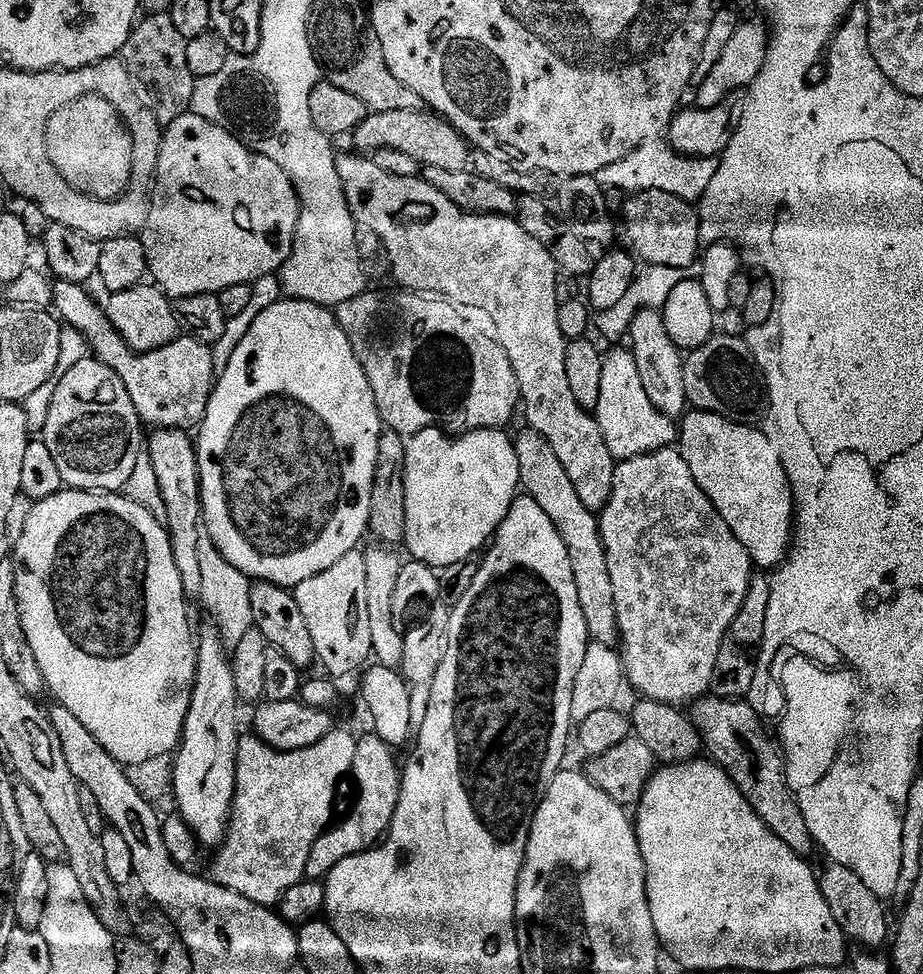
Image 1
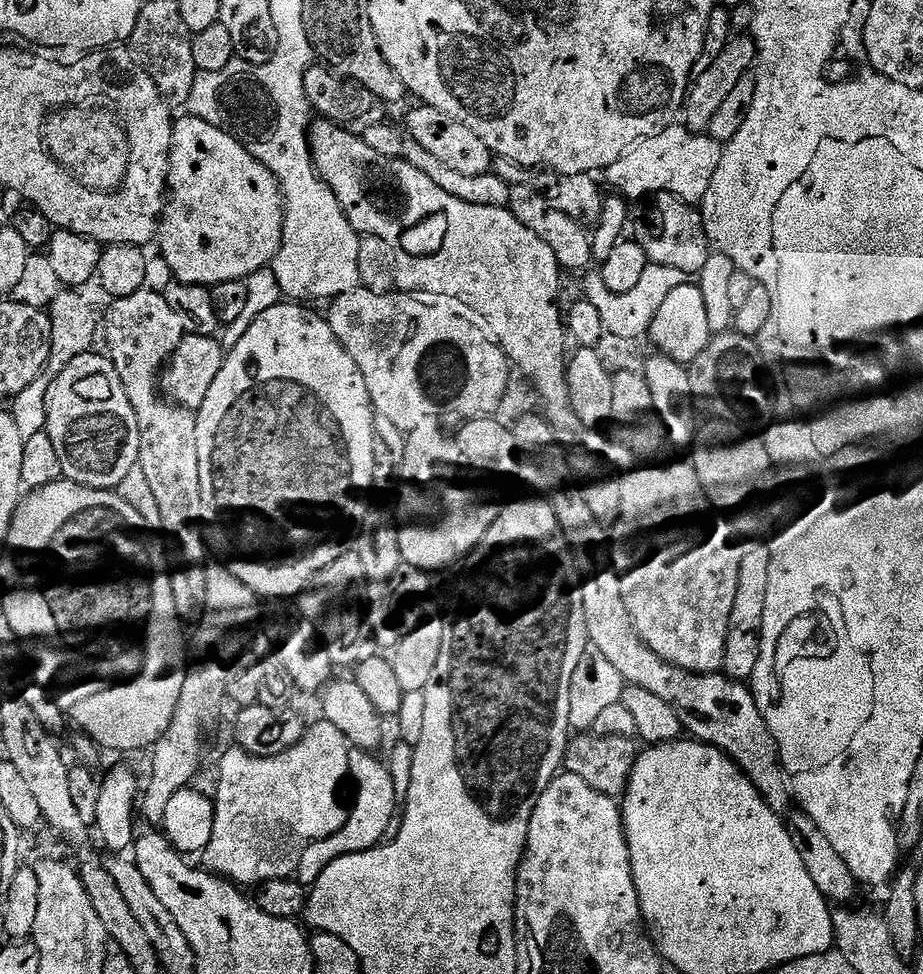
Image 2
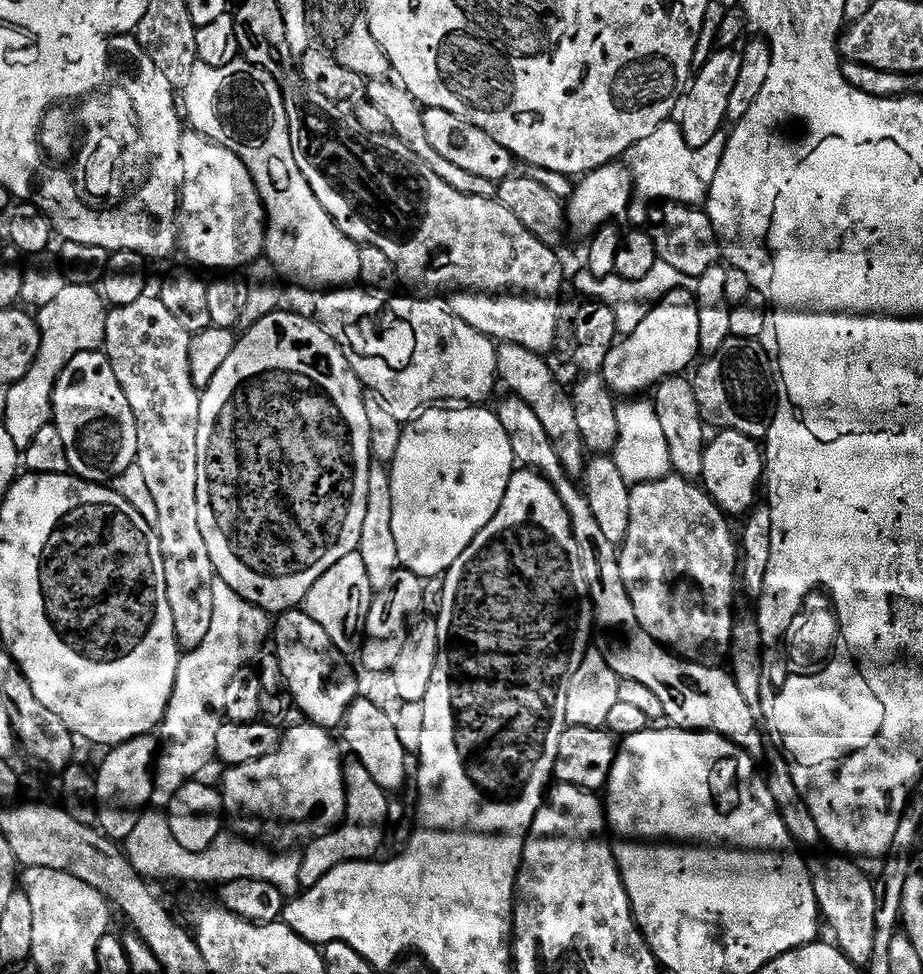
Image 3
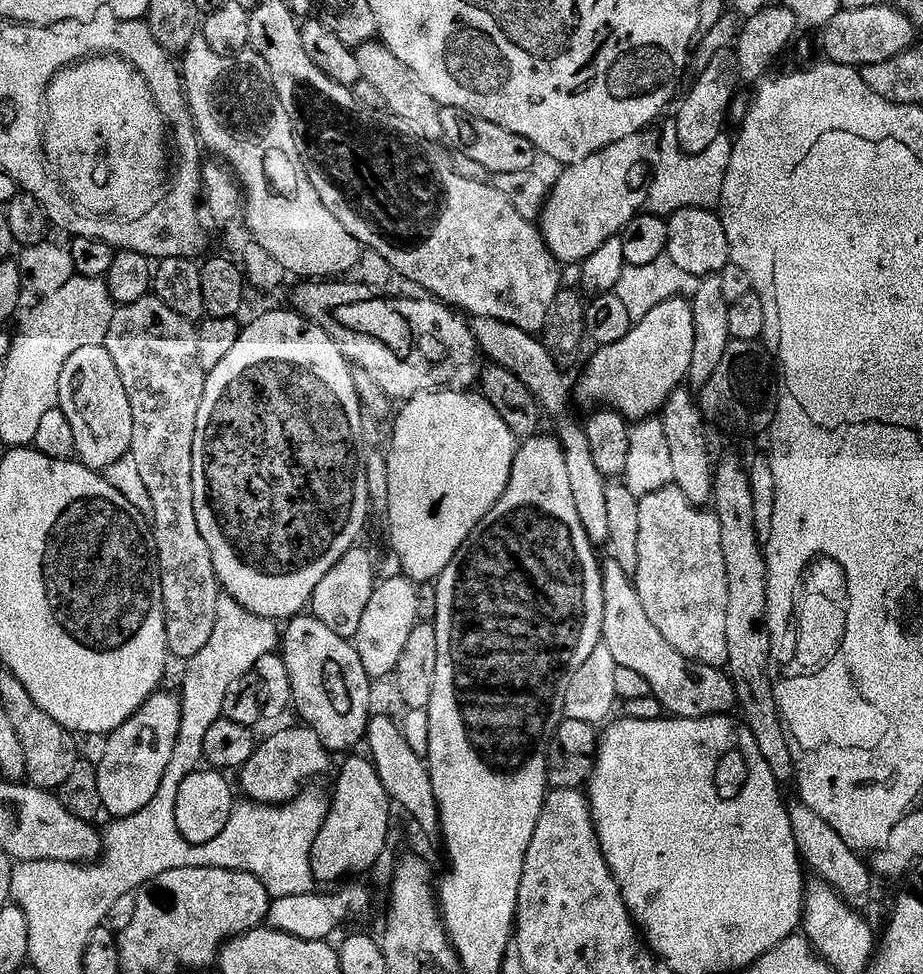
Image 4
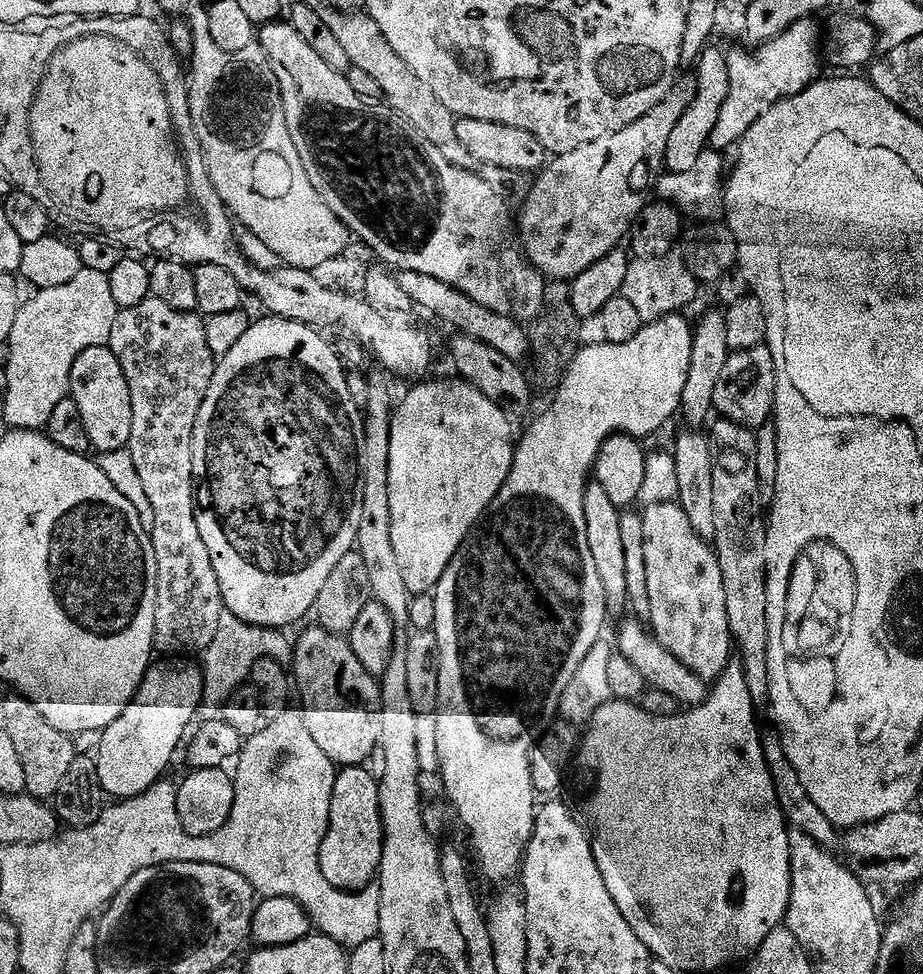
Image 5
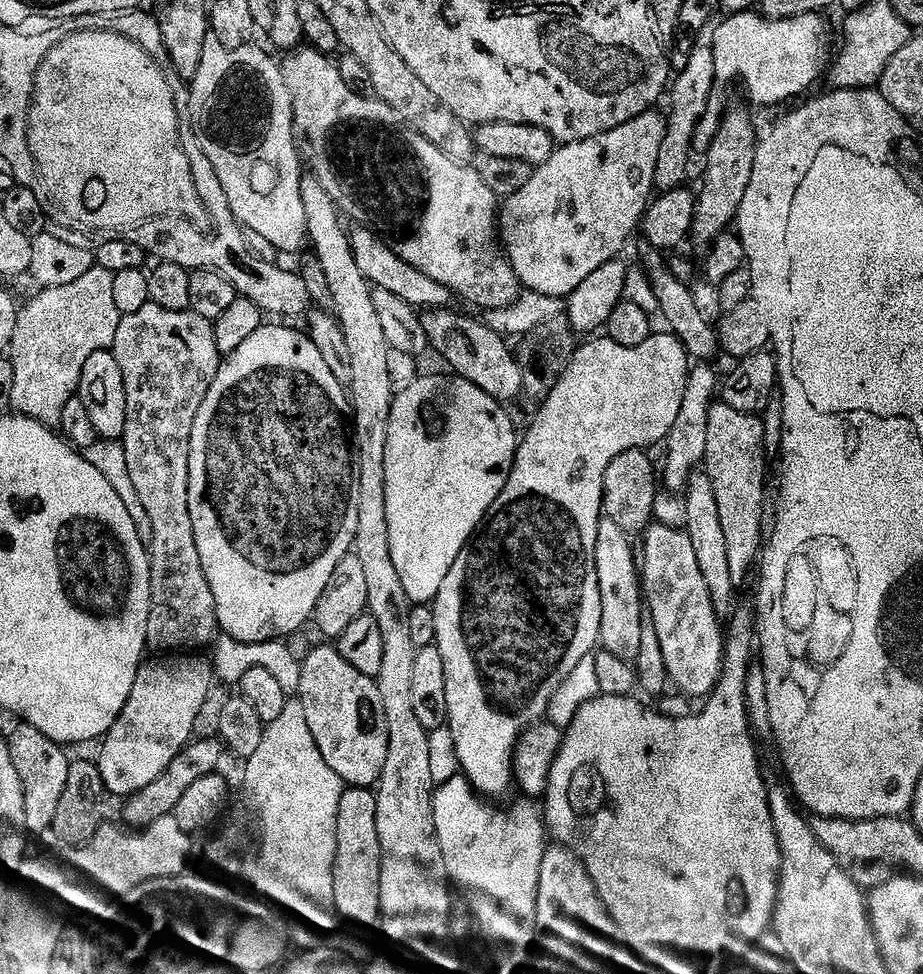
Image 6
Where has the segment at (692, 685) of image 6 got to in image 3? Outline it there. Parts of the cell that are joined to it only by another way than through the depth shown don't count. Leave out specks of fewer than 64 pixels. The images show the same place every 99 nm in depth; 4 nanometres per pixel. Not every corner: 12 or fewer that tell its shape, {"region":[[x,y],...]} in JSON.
{"region":[[684,476],[638,484],[634,614],[685,660],[732,647],[738,540]]}

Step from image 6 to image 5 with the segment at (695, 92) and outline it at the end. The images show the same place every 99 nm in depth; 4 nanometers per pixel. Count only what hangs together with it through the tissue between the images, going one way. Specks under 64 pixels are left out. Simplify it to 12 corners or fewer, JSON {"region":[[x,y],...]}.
{"region":[[705,48],[698,92],[670,133],[664,168],[691,170],[709,151],[729,89],[727,55]]}

